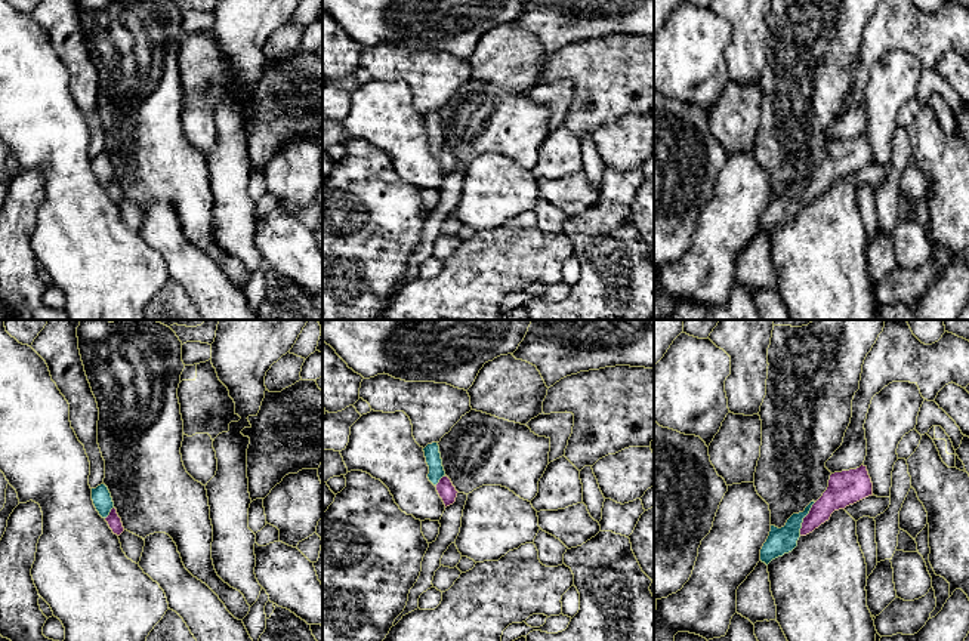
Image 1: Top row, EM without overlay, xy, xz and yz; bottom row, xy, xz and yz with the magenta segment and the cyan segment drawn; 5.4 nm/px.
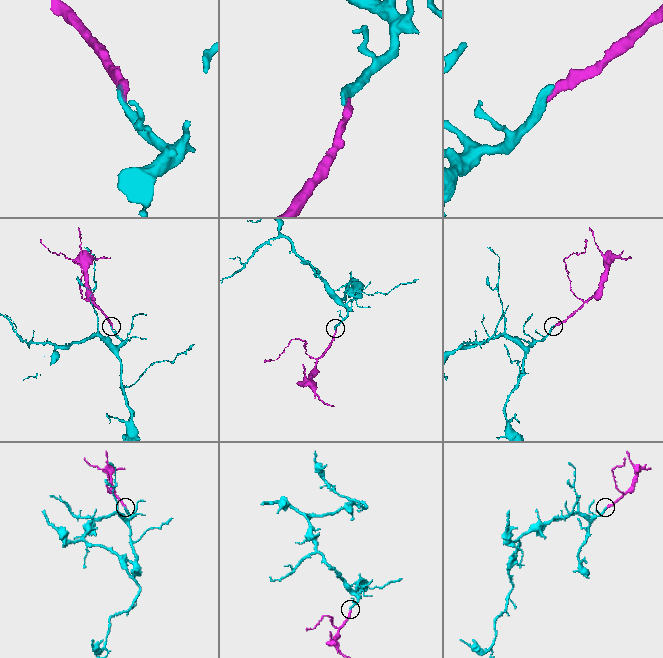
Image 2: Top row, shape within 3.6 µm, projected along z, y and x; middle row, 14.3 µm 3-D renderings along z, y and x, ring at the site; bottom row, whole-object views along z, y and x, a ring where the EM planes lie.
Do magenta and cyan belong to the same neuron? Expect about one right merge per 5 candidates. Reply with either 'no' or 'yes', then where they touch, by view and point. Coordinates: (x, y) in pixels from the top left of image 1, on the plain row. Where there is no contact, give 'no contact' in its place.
yes; meets magenta in yz at (804, 187)

